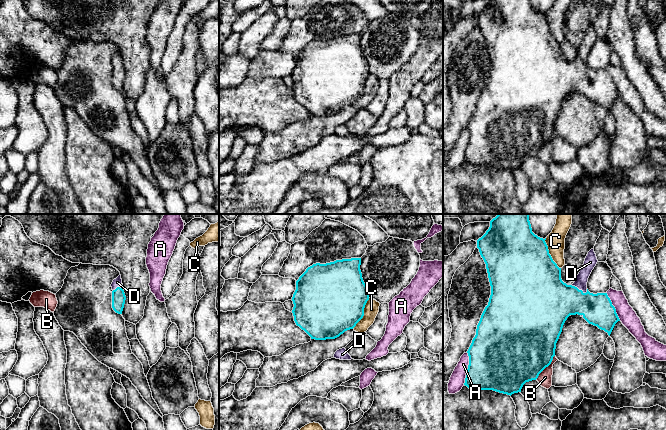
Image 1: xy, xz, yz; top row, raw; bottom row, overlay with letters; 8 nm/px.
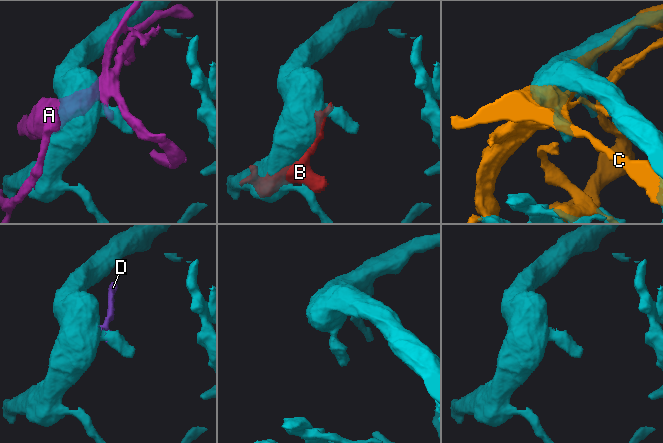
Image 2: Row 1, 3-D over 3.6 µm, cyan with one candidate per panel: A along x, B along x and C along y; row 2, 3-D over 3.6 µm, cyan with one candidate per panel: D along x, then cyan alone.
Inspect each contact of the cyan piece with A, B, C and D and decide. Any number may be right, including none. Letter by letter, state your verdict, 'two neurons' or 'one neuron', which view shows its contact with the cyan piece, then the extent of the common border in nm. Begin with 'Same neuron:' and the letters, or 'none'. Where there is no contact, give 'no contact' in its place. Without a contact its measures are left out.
Same neuron: D
A: two neurons | yz | 260 nm
B: two neurons | yz | 240 nm
C: two neurons | yz | 280 nm
D: one neuron | yz | 190 nm

